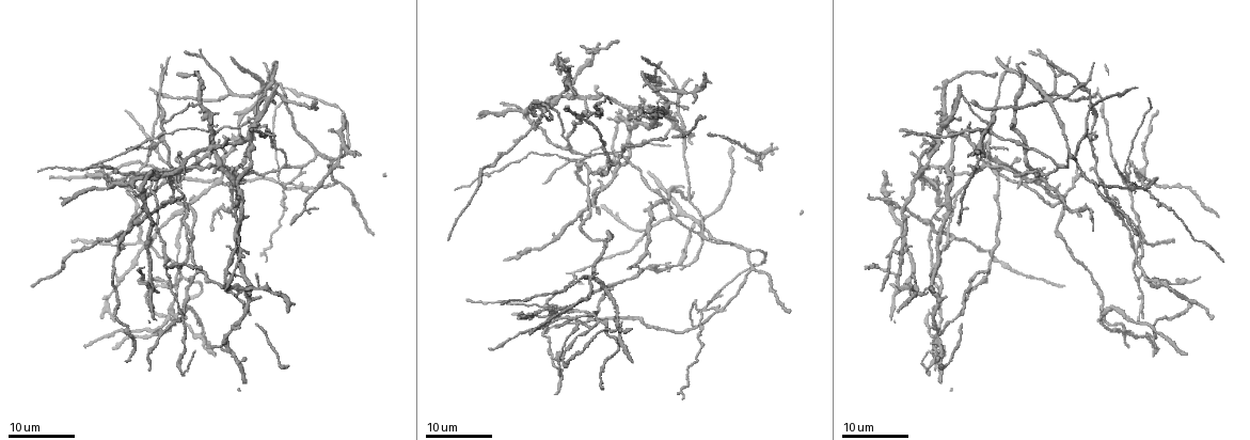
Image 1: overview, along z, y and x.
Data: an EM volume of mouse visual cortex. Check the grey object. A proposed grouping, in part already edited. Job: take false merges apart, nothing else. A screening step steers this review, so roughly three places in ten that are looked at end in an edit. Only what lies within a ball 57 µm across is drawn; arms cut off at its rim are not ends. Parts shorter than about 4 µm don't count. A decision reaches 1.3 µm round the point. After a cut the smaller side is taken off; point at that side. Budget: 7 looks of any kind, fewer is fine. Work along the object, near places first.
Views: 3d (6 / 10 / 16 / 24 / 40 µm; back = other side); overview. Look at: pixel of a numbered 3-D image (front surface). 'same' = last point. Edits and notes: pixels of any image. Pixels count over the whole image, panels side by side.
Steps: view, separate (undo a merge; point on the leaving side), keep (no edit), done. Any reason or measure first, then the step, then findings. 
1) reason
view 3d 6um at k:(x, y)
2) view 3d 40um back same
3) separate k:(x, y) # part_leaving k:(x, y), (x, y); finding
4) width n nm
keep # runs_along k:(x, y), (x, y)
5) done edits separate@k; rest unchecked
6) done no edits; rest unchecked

two arms in line, one across
view 3d 24um at 1:(901, 235)

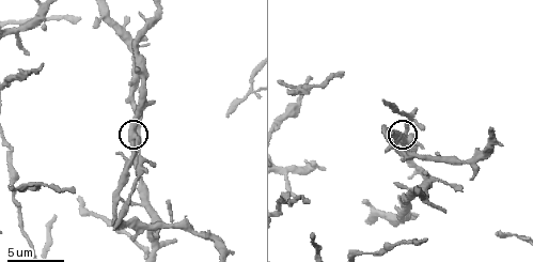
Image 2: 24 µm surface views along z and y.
view 3d 10um at 2:(137, 136)

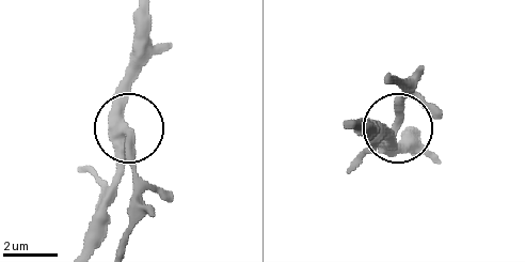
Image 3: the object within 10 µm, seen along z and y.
arms 3
keep # runs_along 3:(83, 245), (129, 133), (131, 195); continuous, no second cell

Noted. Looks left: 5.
three arms meet
view 3d 24um at 1:(569, 148)

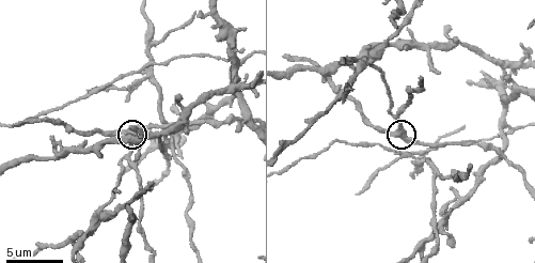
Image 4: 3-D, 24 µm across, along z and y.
zoom in
view 3d 10um at 4:(400, 131)

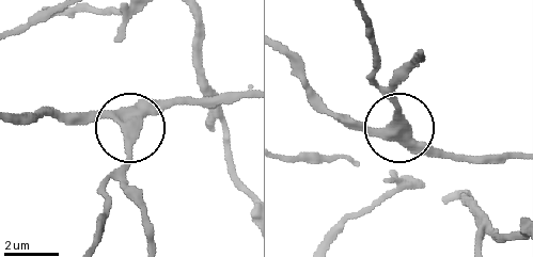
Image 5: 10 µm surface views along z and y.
other side
view 3d 10um back at 5:(397, 126)

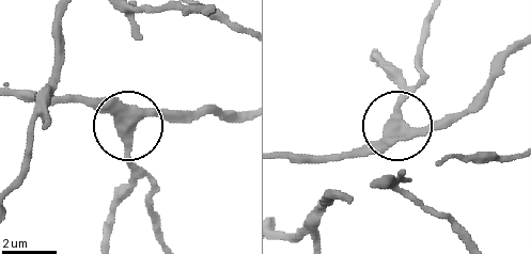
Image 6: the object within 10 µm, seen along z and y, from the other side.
keep # runs_along 6:(16, 90), (92, 96), (126, 122), (186, 110); all the same cell

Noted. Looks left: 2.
four-way junction
view 3d 24um at 1:(1104, 319)

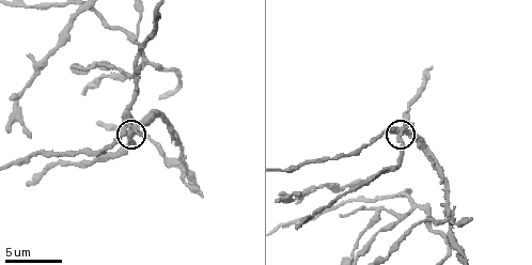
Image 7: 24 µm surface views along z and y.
view 3d 6um at 7:(131, 133)

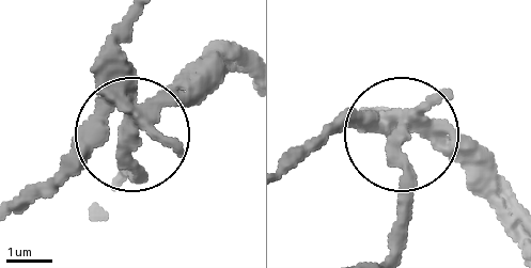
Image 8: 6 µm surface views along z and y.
separate 8:(463, 154) # a second cell is stuck on

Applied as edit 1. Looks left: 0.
done edits separate@8; rest unchecked

